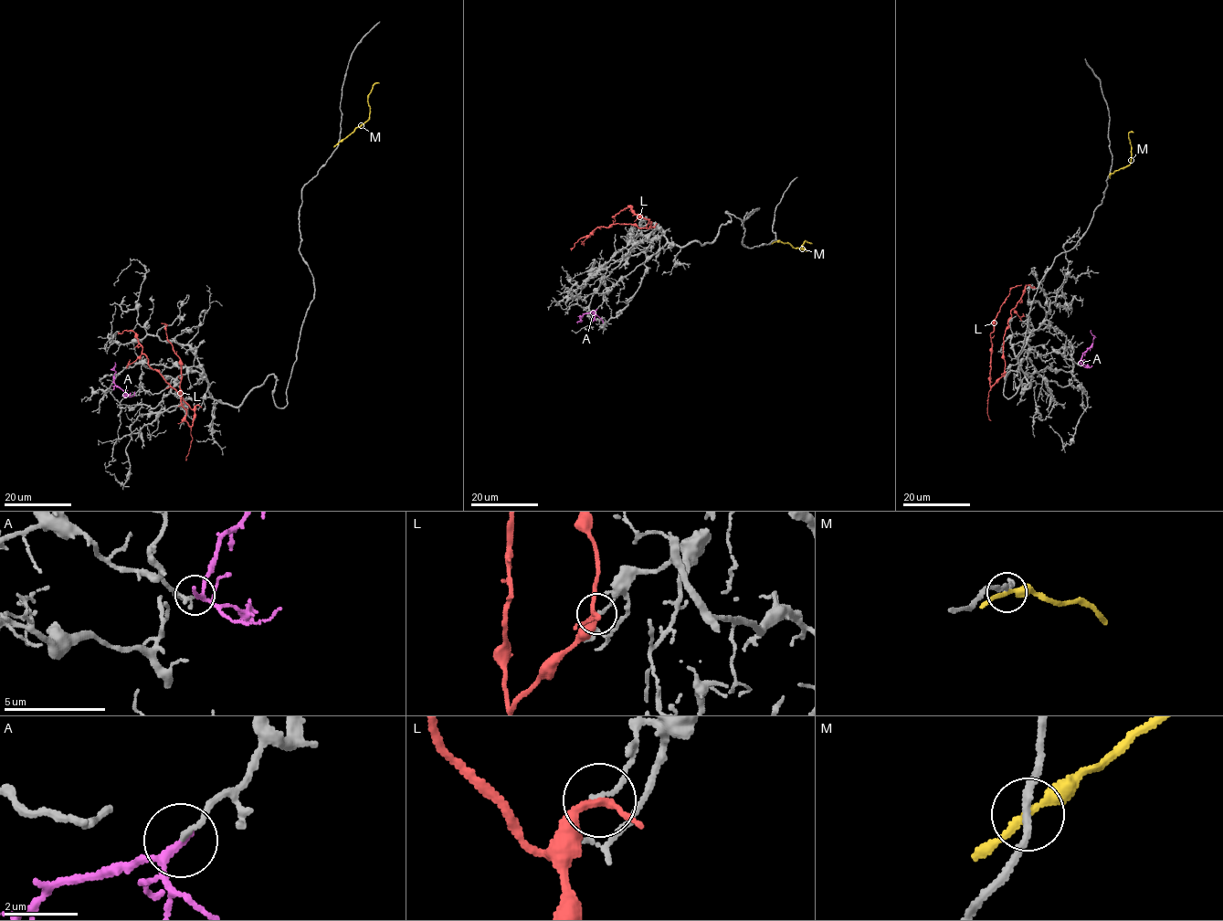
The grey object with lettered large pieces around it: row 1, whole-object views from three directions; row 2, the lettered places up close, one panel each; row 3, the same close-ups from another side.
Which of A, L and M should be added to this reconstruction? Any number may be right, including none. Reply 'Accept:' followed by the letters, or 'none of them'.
Accept: A

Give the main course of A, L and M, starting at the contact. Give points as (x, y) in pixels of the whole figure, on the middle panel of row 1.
A: (595, 310), (585, 313), (580, 321), (579, 314)
L: (653, 227), (640, 215), (634, 214), (629, 206), (616, 214), (610, 227)
M: (775, 241), (786, 242), (806, 251), (802, 247), (803, 242), (812, 243)

